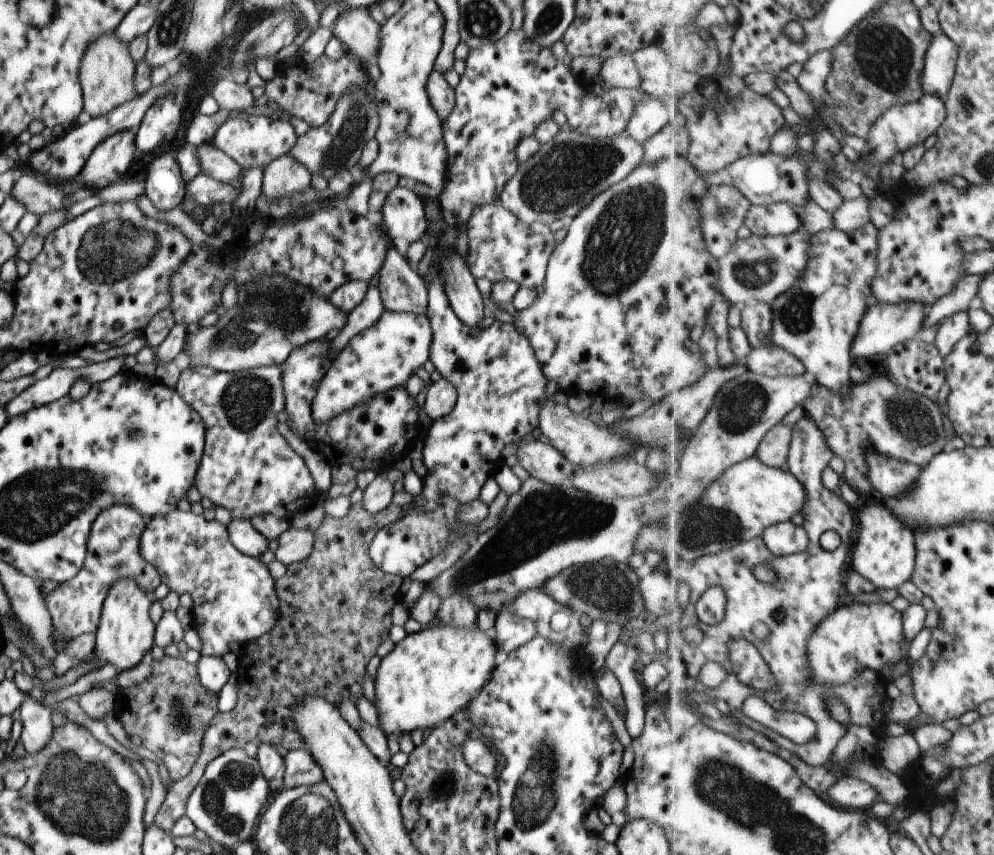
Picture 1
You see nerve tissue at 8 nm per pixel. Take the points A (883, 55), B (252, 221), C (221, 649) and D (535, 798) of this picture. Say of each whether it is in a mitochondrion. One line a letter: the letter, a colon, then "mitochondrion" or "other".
A: mitochondrion
B: other
C: other
D: mitochondrion

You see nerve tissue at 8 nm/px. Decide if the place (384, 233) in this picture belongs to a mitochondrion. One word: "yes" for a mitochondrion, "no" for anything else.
no

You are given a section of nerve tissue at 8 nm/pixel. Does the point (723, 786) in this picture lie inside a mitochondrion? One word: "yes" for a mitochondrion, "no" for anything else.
yes

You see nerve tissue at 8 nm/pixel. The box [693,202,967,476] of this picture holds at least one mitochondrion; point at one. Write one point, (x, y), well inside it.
(912, 419)

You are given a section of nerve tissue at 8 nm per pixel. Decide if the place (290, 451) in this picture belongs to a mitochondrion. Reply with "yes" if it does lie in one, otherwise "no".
no

